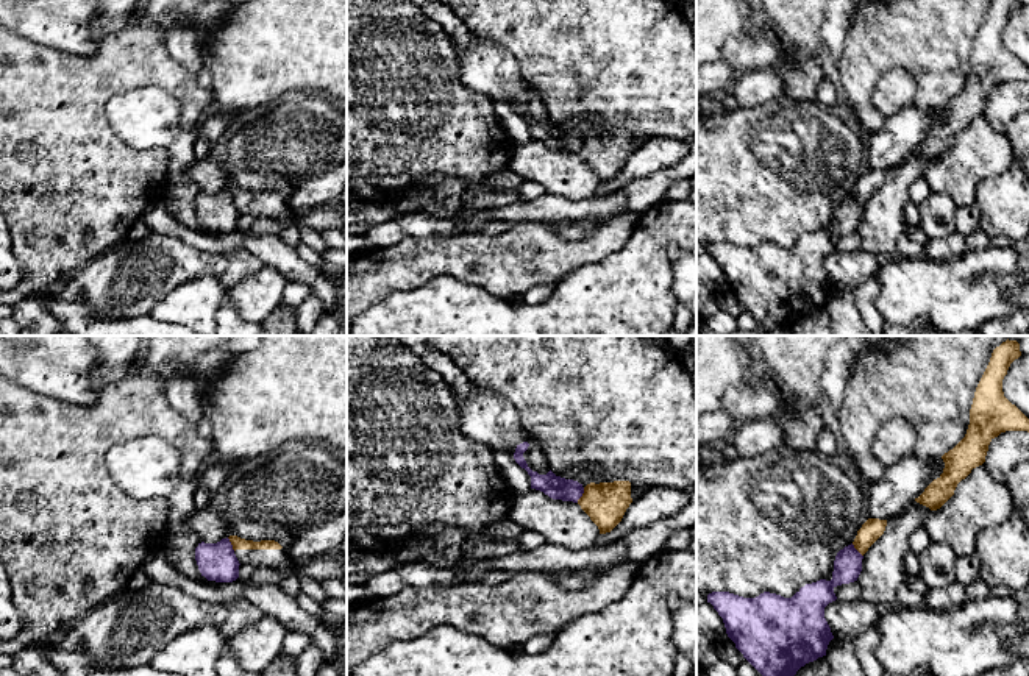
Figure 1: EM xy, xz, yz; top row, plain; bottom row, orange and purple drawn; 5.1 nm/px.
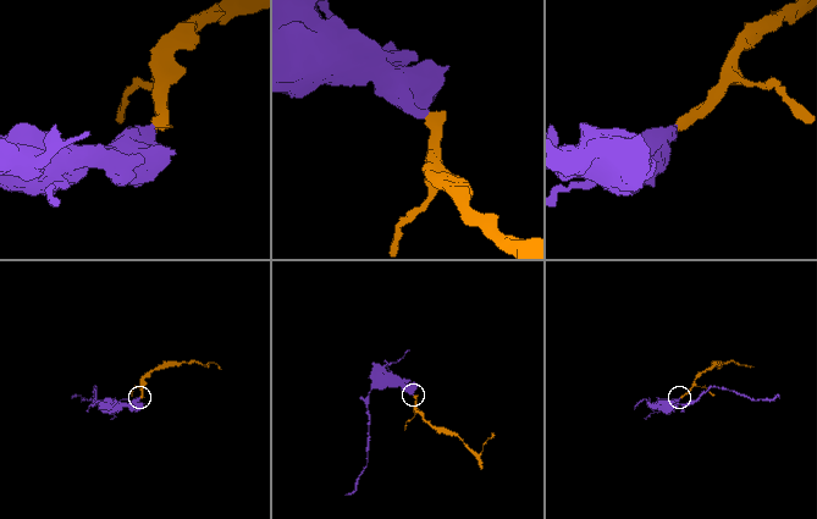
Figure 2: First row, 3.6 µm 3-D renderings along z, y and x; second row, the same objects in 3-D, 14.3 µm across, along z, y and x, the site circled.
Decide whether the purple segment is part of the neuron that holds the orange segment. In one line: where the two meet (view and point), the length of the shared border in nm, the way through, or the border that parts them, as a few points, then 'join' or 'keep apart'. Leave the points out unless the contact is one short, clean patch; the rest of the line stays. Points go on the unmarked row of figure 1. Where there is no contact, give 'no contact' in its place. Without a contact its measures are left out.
meets orange in xz at (583, 145); contact 90 nm long; border along xz (584, 138), (576, 152); keep apart

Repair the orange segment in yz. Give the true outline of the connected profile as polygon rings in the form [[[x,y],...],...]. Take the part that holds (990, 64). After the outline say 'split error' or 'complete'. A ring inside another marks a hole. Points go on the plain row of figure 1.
[[[993,0],[974,42],[967,84],[942,106],[943,123],[915,148],[917,153],[931,161],[940,159],[954,145],[957,134],[985,112],[995,87],[1006,81],[1029,83],[1029,69],[1002,42],[1002,30],[1020,6],[1020,0]]]; complete

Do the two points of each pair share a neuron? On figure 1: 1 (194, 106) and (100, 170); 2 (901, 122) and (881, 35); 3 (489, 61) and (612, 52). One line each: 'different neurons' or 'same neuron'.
1: same neuron
2: different neurons
3: different neurons

